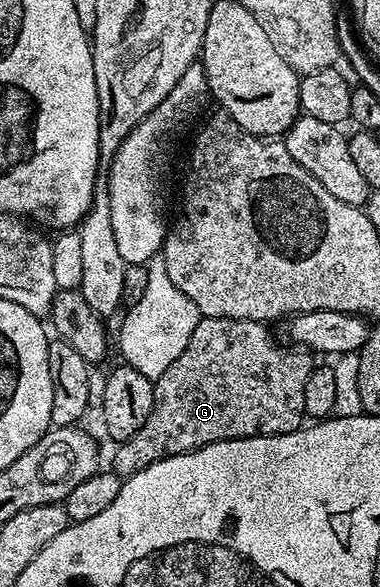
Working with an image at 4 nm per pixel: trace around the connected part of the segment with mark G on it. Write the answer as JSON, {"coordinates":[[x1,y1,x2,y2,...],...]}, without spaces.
{"coordinates":[[200,316,197,327,193,327,193,336,189,338,189,347,165,371,165,375,154,378,155,398,153,399,153,411,149,411,149,419,145,419,145,427,137,431,127,441,118,442,114,446,115,458,112,459,110,468,126,479,137,471,149,467,166,457,190,453,192,449,204,449,206,445,212,445,218,441,236,441,242,437,276,437,278,433,292,433,305,425,305,379,309,379,313,368,312,354,302,347,292,347,290,344,278,345,275,337,270,333,268,326,262,321,246,321,245,319,229,319,228,317,204,317]]}

